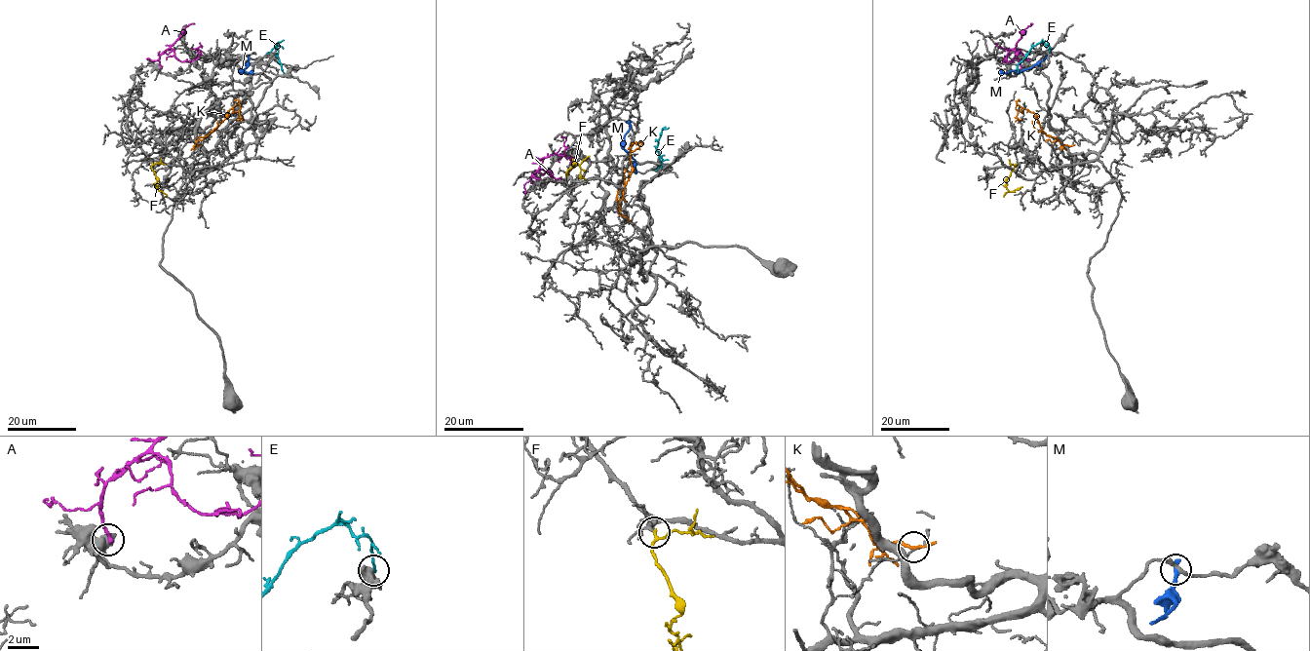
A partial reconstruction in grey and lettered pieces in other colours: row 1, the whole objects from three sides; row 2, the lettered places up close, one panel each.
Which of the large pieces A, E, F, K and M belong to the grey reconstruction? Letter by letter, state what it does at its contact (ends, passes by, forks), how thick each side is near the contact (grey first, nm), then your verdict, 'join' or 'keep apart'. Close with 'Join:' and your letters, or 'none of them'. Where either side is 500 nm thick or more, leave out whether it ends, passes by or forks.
A: calibres 750 and 220 nm; keep apart
E: calibres 600 and 170 nm; keep apart
F: it passes by; calibres 120 and 160 nm; join
K: it passes by; calibres 120 and 180 nm; keep apart
M: it ends; calibres 240 and 320 nm; keep apart
Join: F

